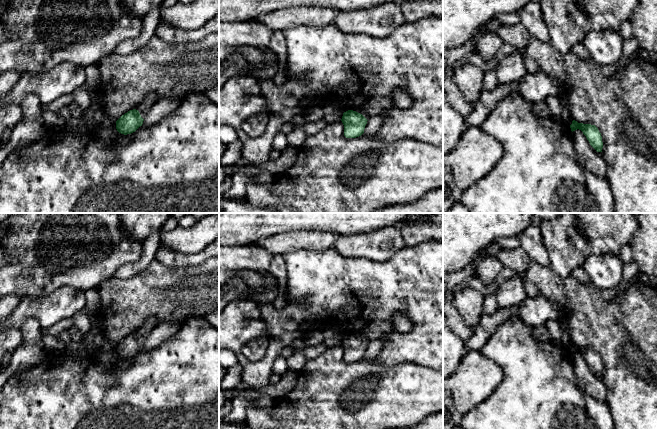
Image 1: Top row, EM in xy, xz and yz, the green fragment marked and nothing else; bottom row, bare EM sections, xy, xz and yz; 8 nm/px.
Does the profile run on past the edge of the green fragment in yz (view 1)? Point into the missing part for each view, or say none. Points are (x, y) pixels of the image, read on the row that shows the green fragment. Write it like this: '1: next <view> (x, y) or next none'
1: next none

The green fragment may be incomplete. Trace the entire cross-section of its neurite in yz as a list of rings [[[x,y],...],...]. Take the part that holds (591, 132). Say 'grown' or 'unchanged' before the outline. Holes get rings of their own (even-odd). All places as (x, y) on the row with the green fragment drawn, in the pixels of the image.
unchanged; [[[573,120],[572,124],[570,125],[570,128],[572,132],[577,129],[581,130],[583,134],[586,136],[590,145],[597,152],[602,152],[603,148],[602,136],[595,125],[578,123],[577,121]]]

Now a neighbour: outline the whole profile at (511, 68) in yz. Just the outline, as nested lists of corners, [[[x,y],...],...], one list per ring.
[[[520,54],[500,55],[498,58],[497,74],[498,84],[511,84],[518,82],[527,73],[525,67],[526,57]]]

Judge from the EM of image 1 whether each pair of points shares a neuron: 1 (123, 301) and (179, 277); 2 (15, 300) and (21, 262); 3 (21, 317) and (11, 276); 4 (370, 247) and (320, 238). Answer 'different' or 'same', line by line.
1: same
2: different
3: different
4: different

